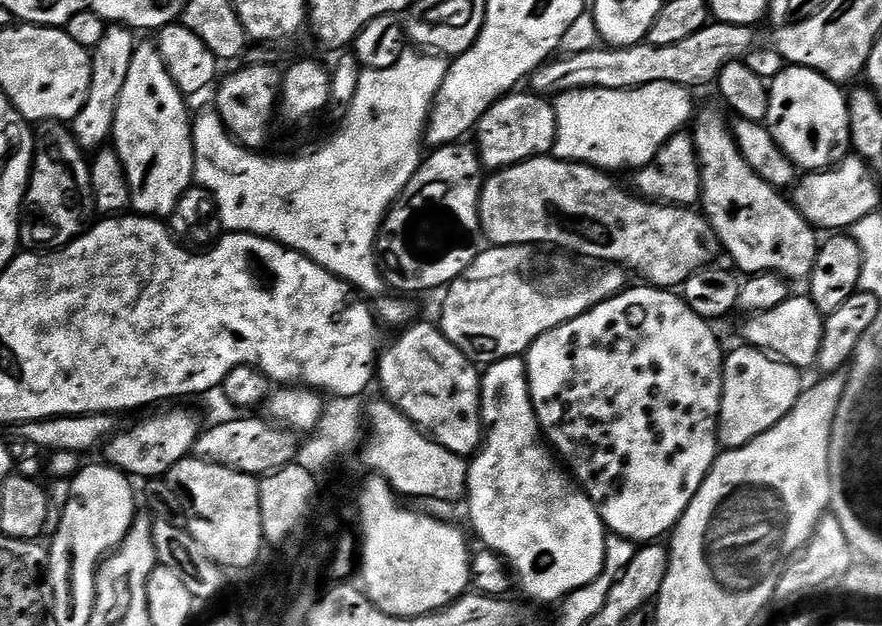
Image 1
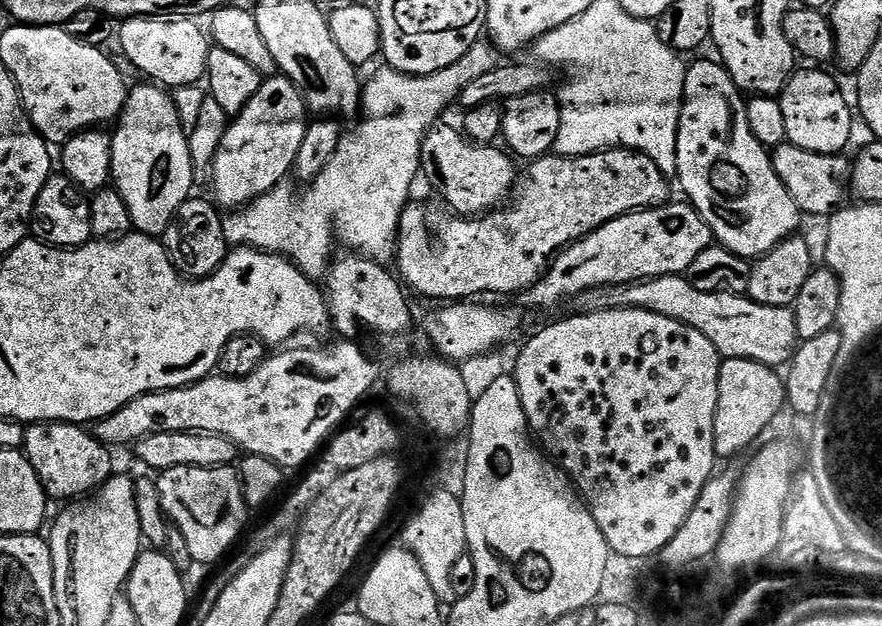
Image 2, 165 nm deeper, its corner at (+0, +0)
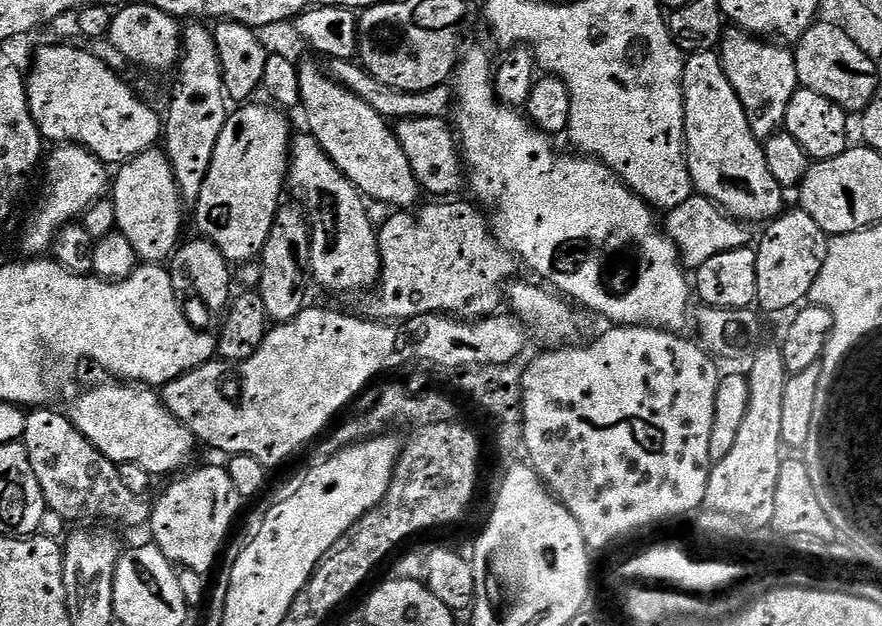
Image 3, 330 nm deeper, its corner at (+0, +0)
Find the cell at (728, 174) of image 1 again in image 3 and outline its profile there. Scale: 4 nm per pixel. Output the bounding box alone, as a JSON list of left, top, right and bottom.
[684,51,785,222]

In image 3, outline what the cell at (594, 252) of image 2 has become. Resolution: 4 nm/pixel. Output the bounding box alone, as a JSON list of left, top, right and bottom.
[662,194,754,270]

